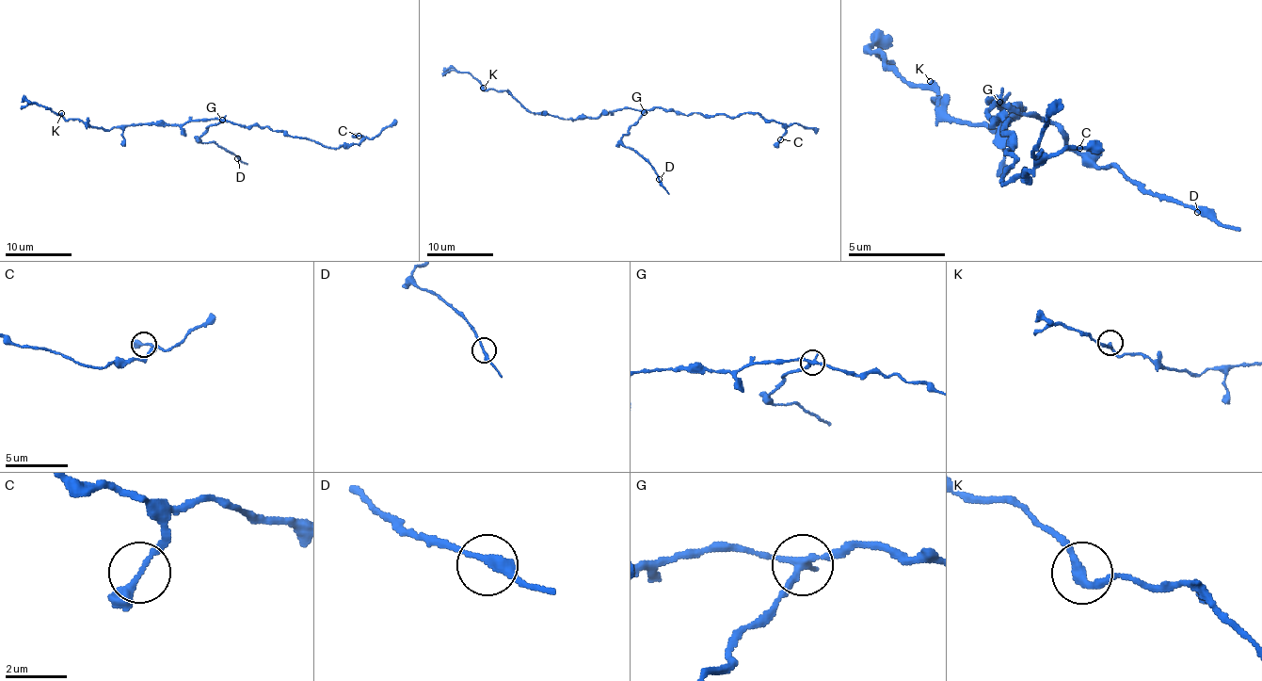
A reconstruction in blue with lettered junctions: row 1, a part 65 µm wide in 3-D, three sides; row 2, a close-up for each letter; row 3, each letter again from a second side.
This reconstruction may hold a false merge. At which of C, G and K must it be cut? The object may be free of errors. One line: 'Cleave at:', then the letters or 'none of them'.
Cleave at: G

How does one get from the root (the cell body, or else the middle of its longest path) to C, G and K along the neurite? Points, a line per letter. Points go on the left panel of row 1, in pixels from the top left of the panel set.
C: (206, 120), (269, 126), (274, 131), (332, 148), (358, 144), (364, 137), (359, 137)
G: (206, 120), (223, 120)
K: (206, 120), (191, 120), (181, 124), (130, 124), (103, 130), (91, 128), (78, 120), (67, 120), (61, 113)

